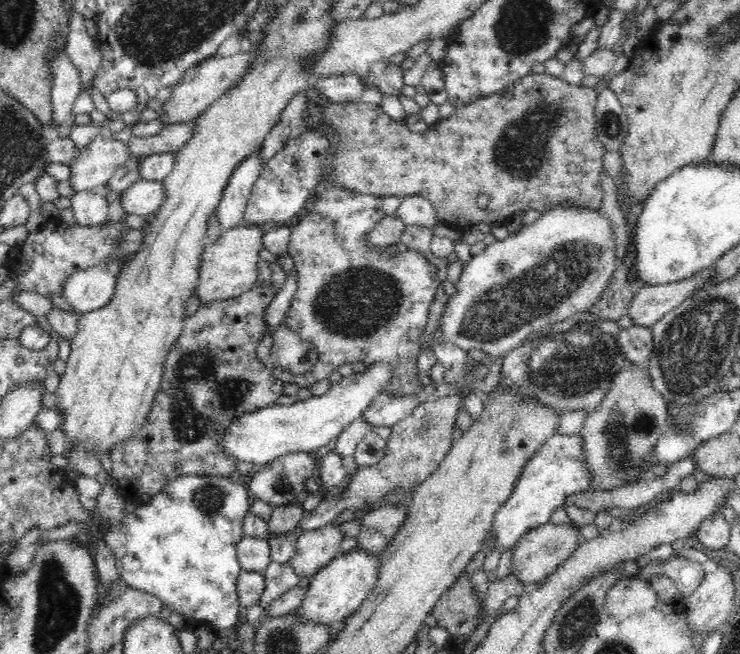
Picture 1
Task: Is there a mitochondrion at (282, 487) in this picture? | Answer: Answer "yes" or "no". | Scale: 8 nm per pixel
yes

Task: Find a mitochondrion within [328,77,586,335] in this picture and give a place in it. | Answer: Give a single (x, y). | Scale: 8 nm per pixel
(521, 150)

